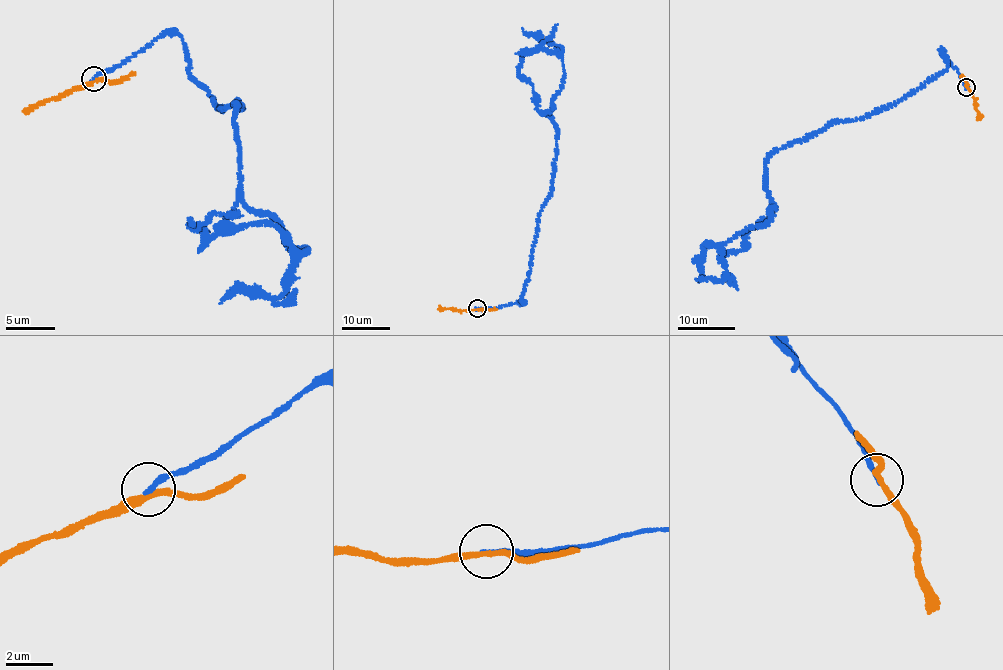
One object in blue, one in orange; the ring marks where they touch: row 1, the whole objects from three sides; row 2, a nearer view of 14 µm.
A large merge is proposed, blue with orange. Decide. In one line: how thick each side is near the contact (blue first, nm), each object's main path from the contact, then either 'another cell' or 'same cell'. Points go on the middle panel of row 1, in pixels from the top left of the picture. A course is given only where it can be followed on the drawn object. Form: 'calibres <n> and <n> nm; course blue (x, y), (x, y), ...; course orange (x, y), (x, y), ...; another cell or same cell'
calibres 240 and 240 nm; course blue (476, 308), (526, 302), (552, 186), (555, 127), (541, 112), (560, 88), (562, 49), (522, 29); course orange (476, 309), (438, 308); another cell

